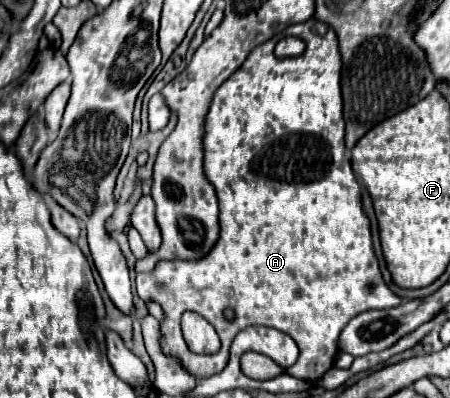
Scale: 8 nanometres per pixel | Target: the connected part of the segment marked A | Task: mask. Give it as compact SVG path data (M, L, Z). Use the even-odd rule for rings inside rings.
M308 19L306 23L294 23L290 27L286 27L282 33L274 35L272 39L268 39L266 43L258 45L252 49L252 53L246 57L246 61L240 65L240 69L236 69L232 73L232 77L228 77L214 93L208 113L204 117L204 133L202 133L202 151L204 151L204 175L208 179L210 185L214 185L216 189L216 197L220 203L220 237L216 241L216 245L208 251L208 255L200 257L200 259L166 259L166 261L158 261L154 271L150 273L138 273L136 279L136 287L138 287L138 295L142 299L154 299L160 303L162 311L164 311L164 319L160 323L160 347L162 353L166 357L174 357L178 359L178 363L194 377L198 379L206 379L212 377L216 373L220 373L226 367L228 361L228 349L230 349L230 341L236 337L238 331L250 327L250 325L264 325L264 327L274 327L280 329L282 333L290 335L298 349L298 361L288 367L288 375L302 379L302 381L316 381L320 379L330 367L334 367L334 359L338 355L338 337L342 333L342 329L348 325L348 321L352 317L356 317L358 313L364 313L368 309L388 309L400 303L400 297L394 295L388 285L382 281L380 269L378 269L378 261L374 257L372 251L372 239L370 239L370 221L366 219L366 215L362 213L362 205L360 205L360 185L352 173L350 161L344 157L344 121L342 121L342 105L340 105L340 89L338 89L338 77L340 77L340 57L338 57L338 43L336 37L332 33L332 29L328 25L322 25L316 19ZM294 35L298 39L302 39L306 43L306 51L298 57L286 57L286 59L278 59L274 55L274 45L282 39ZM230 307L234 309L234 321L226 321L222 317L222 311ZM184 311L194 311L198 315L202 315L218 333L222 347L218 353L214 355L196 355L192 353L180 333L180 317Z

